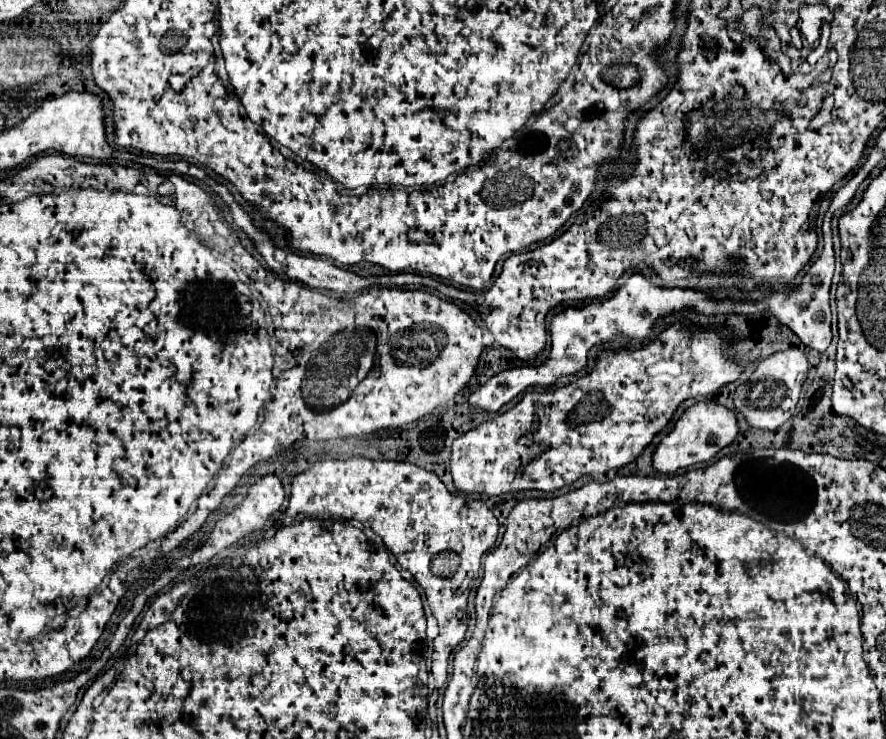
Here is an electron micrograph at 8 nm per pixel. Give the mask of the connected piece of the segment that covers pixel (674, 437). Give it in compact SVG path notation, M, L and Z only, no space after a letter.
M697 402L679 416L673 430L659 442L653 452L653 468L661 474L673 474L679 468L709 462L721 448L729 446L735 440L737 432L737 420L731 410L715 402Z

